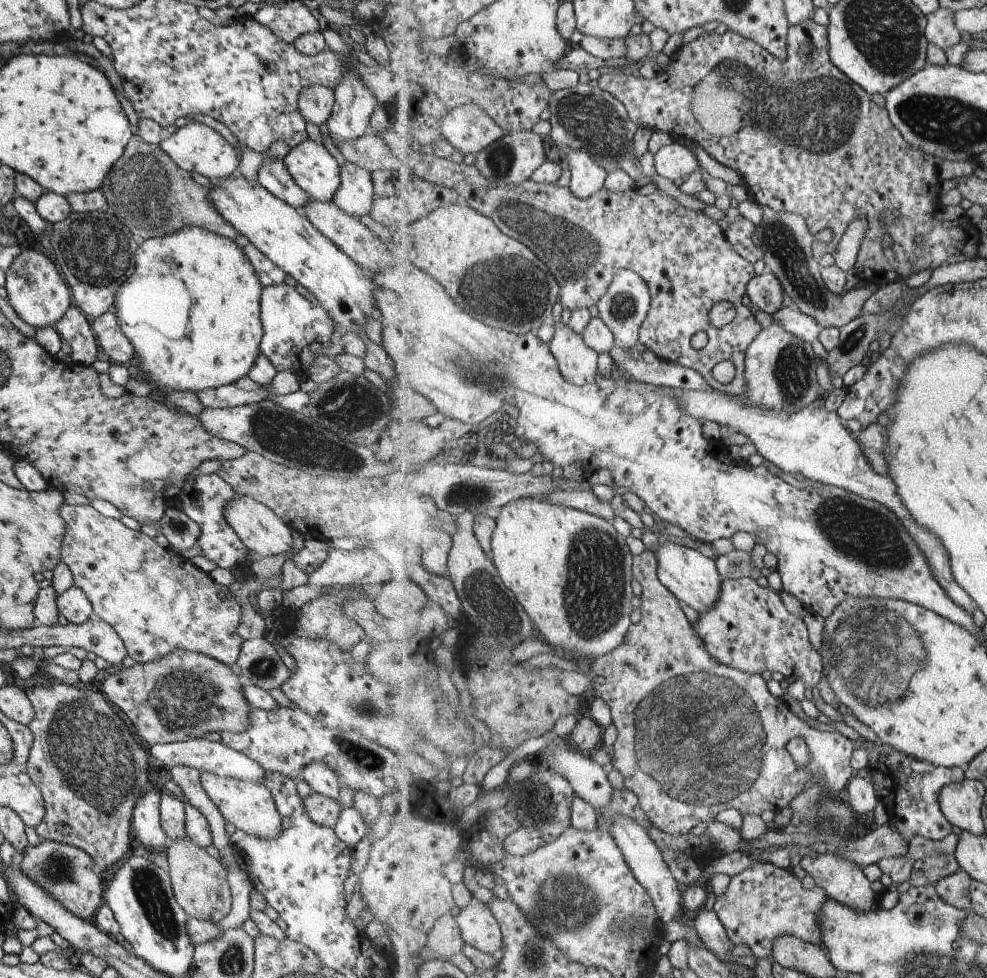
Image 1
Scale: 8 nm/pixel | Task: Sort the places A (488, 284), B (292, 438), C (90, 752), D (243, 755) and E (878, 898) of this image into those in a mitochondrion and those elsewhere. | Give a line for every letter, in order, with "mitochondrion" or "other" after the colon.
A: mitochondrion
B: mitochondrion
C: mitochondrion
D: other
E: other

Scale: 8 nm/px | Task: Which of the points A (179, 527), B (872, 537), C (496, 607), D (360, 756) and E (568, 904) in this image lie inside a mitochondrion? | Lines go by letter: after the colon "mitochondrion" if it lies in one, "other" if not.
A: mitochondrion
B: mitochondrion
C: mitochondrion
D: mitochondrion
E: mitochondrion

